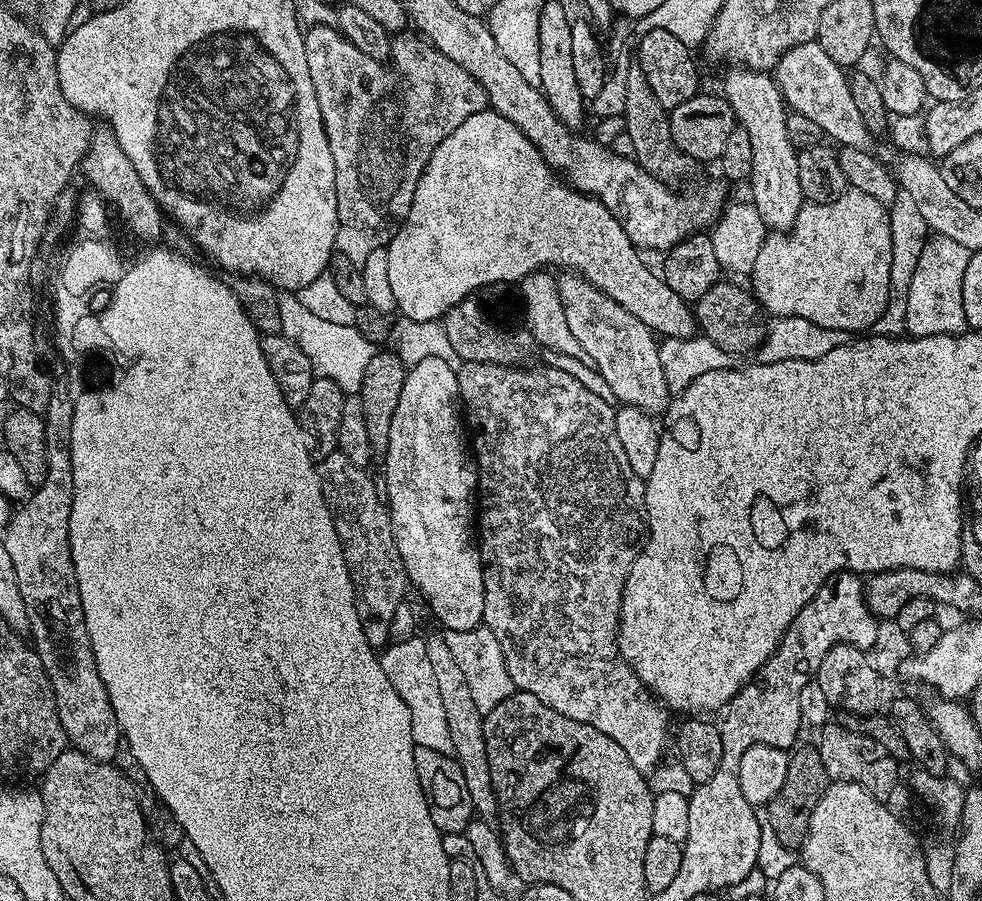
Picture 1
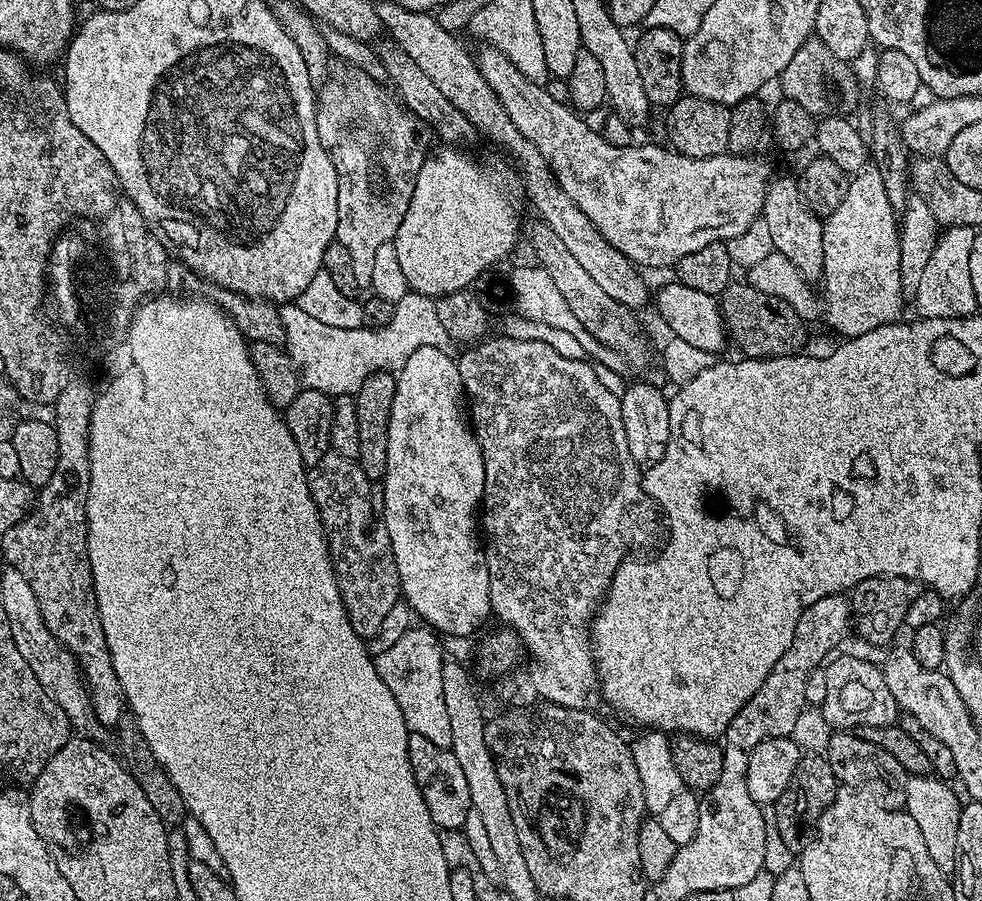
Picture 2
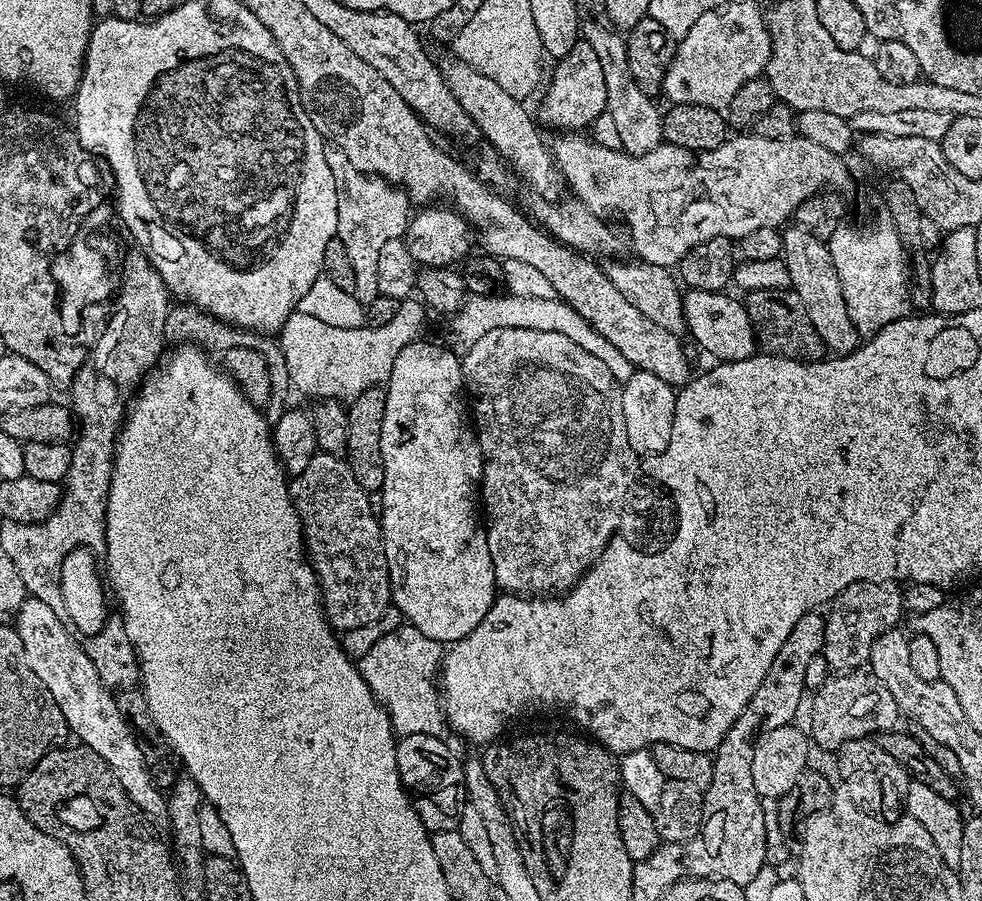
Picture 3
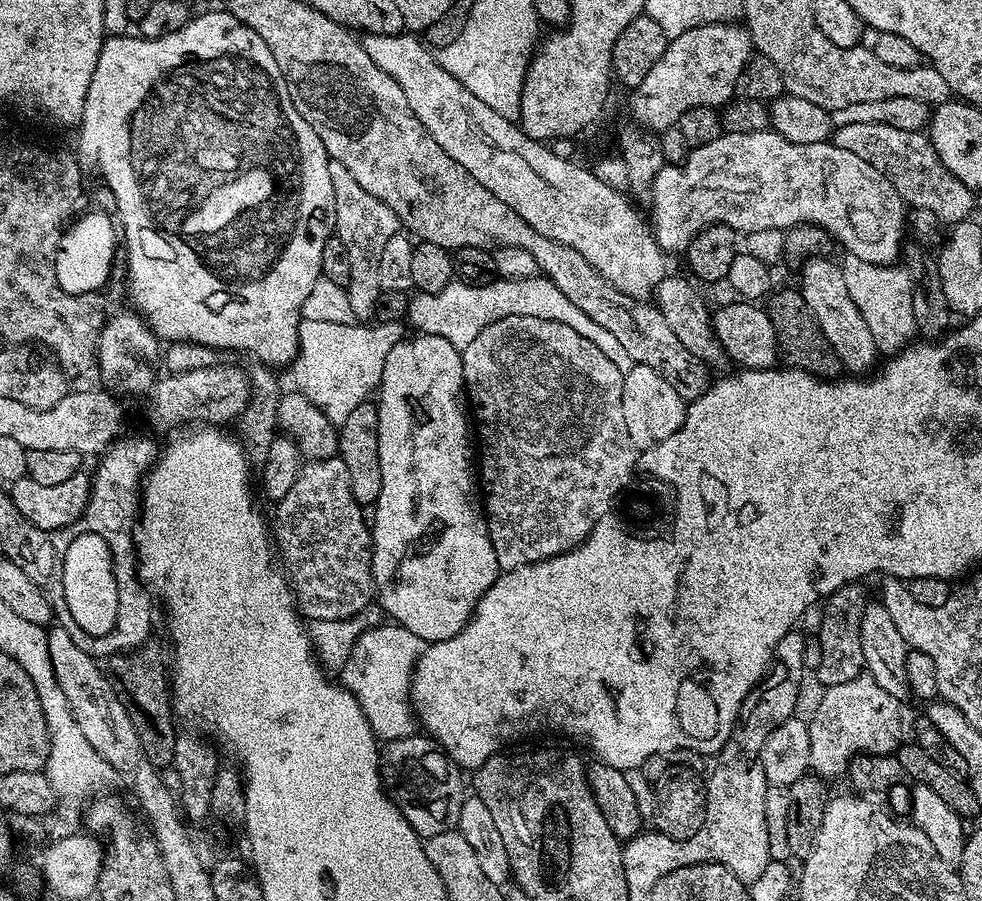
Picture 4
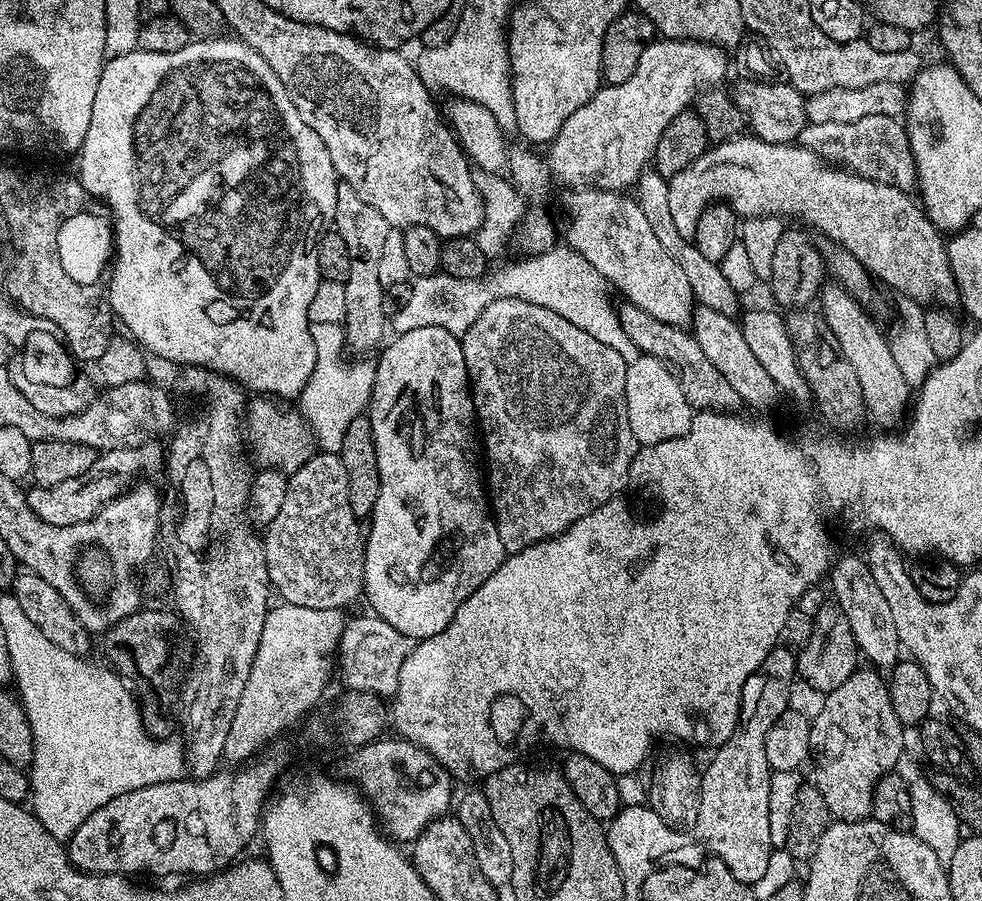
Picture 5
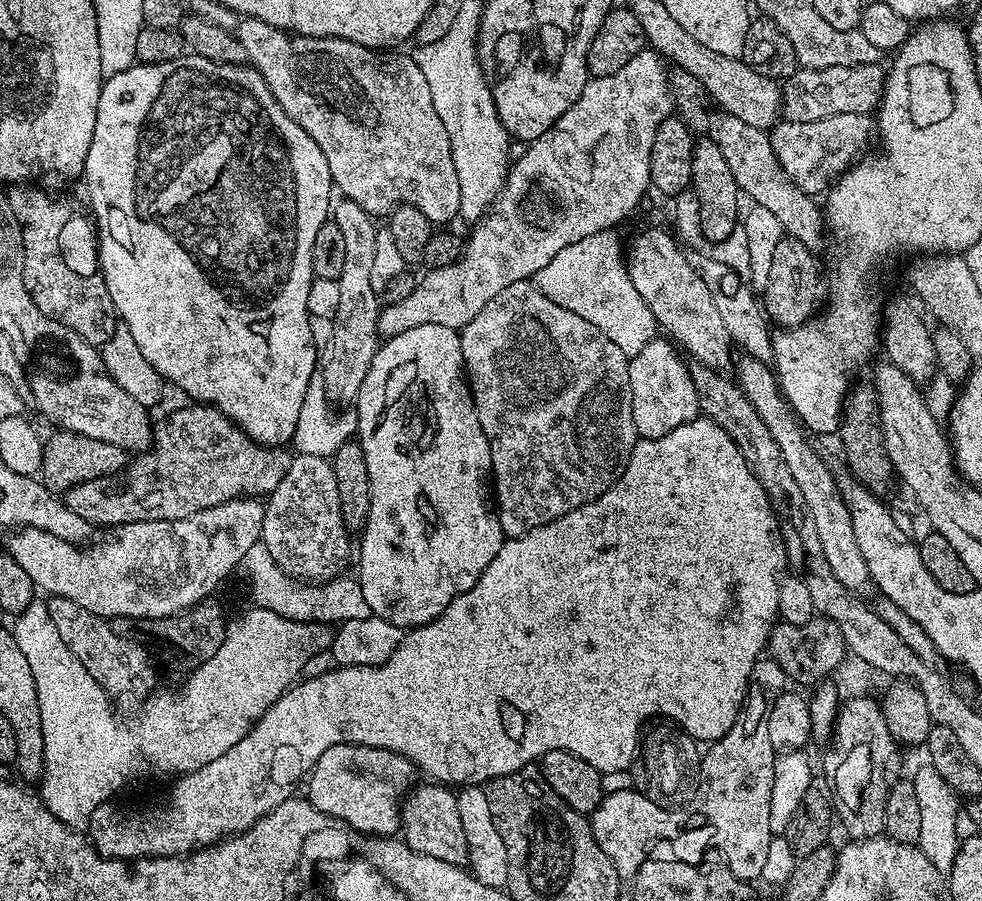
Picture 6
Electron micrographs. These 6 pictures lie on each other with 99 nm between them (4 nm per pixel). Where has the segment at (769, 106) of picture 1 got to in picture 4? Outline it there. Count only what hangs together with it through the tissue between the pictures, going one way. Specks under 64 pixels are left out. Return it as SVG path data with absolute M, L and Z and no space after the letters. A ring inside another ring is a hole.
M815 256L805 261L799 272L798 291L806 306L810 306L810 314L814 314L818 326L822 326L826 342L834 346L834 354L838 354L841 365L847 371L849 368L852 371L849 373L852 374L867 373L871 369L868 367L878 359L878 353L874 346L874 337L870 335L870 326L866 326L866 318L862 318L858 306L854 306L850 293L846 291L843 267L837 261L835 264L828 256Z

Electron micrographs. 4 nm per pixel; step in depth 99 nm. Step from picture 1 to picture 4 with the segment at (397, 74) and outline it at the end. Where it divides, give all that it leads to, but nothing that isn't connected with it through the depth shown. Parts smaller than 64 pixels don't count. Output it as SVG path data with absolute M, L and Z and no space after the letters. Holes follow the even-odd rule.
M329 159L330 182L334 182L334 210L336 226L334 235L346 246L350 254L350 282L347 284L350 306L354 310L357 321L368 322L376 315L378 298L382 291L378 282L378 262L382 259L382 246L390 242L402 228L400 219L386 206L386 202L378 202L374 194L366 194L358 181L342 166L342 162Z

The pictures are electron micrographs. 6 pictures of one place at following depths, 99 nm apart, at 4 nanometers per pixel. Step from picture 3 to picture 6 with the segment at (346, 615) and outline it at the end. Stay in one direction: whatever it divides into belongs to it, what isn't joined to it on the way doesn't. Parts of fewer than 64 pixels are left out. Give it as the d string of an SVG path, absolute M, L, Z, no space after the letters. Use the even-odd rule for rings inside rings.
M299 454L292 456L290 462L290 470L286 470L286 478L282 478L282 482L278 482L278 486L267 497L264 504L264 535L262 543L270 550L270 558L274 558L274 562L288 576L294 576L297 580L305 582L323 582L326 580L335 580L337 576L345 571L344 563L348 560L348 539L350 533L346 525L342 522L342 506L338 502L338 481L334 478L334 470L332 469L331 459L322 456L301 456Z

